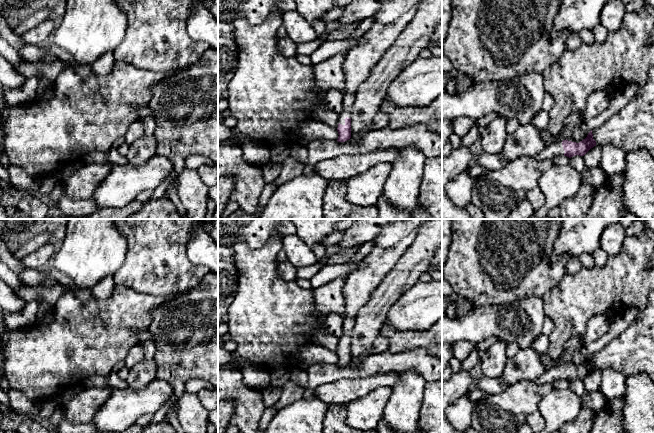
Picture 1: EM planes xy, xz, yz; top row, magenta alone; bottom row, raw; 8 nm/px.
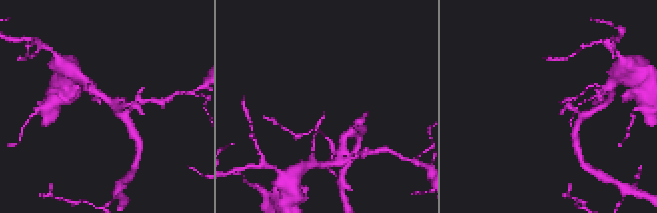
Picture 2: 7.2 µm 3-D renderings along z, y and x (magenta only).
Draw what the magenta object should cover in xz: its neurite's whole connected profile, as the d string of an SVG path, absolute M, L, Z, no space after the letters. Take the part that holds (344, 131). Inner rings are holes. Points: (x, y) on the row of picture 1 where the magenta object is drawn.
M338 54L313 65L314 84L319 93L328 92L332 89L339 90L343 96L343 111L339 114L338 124L335 126L338 131L338 142L345 142L351 138L351 110L355 101L355 95L345 90L345 79L342 68L345 54Z

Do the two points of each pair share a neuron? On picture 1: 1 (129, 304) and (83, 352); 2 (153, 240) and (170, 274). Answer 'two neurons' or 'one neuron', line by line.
1: one neuron
2: one neuron

